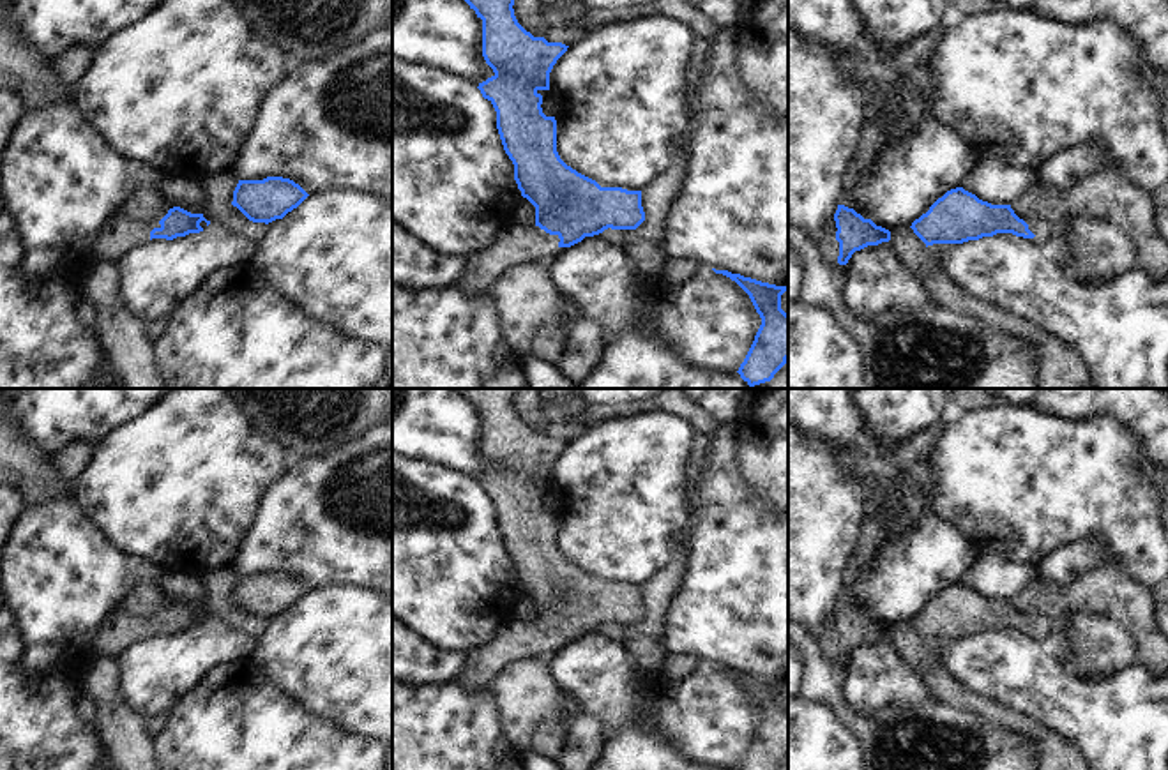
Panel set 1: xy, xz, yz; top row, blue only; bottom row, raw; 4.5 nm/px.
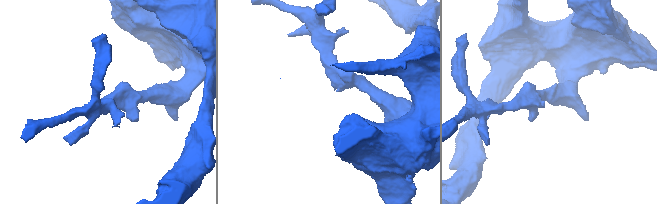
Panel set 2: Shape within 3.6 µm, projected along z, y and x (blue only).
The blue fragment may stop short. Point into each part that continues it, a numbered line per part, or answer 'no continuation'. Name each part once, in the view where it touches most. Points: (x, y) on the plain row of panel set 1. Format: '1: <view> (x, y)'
1: xz (516, 638)

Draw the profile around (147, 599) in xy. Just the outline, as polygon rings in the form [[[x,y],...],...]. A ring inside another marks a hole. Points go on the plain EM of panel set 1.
[[[140,583],[120,600],[120,609],[140,618],[159,618],[170,599],[159,583]]]

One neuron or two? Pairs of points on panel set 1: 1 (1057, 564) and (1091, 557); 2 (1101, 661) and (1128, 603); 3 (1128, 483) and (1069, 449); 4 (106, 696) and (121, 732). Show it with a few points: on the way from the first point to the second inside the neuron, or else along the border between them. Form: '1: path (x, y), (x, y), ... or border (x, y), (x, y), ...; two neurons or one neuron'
1: path (1066, 564), (1082, 557); one neuron
2: border (1076, 613), (1115, 620), (1137, 643), (1137, 659); two neurons
3: path (1114, 483), (1103, 483), (1084, 463); one neuron
4: path (110, 705), (117, 723); one neuron

